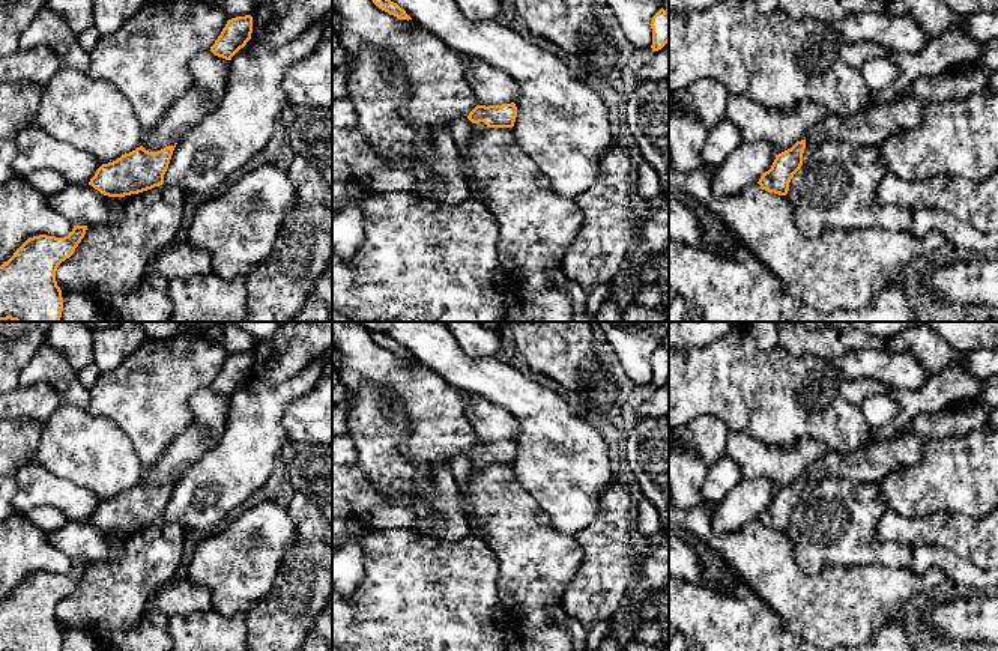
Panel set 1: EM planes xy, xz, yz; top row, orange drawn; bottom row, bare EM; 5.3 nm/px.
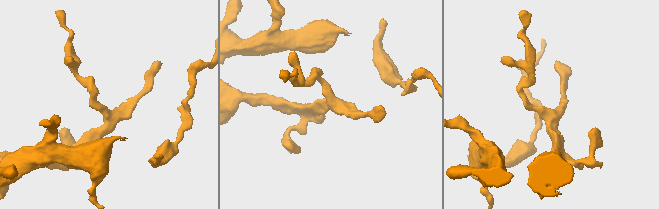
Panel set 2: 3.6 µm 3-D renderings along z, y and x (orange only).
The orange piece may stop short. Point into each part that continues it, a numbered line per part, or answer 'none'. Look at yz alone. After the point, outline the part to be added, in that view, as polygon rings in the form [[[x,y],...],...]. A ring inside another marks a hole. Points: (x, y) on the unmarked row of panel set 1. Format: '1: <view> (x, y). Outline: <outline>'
1: yz (872, 463). Outline: [[[909,422],[905,424],[894,436],[882,439],[866,448],[860,448],[855,453],[842,454],[830,453],[819,463],[810,468],[810,474],[806,478],[803,490],[803,501],[815,490],[816,484],[824,478],[846,478],[857,483],[882,483],[882,480],[902,468],[915,466],[923,459],[924,441],[909,428]]]

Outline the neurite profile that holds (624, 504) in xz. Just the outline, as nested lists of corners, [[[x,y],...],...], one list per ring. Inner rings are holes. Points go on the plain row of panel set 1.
[[[616,480],[598,502],[597,519],[574,534],[583,561],[561,603],[564,612],[588,630],[613,618],[633,588],[639,567],[631,541],[636,516],[627,481]]]

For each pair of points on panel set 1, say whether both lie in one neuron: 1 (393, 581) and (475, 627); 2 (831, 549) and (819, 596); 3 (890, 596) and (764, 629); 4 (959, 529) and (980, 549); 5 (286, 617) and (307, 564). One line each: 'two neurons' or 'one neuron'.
1: one neuron
2: two neurons
3: two neurons
4: one neuron
5: one neuron

